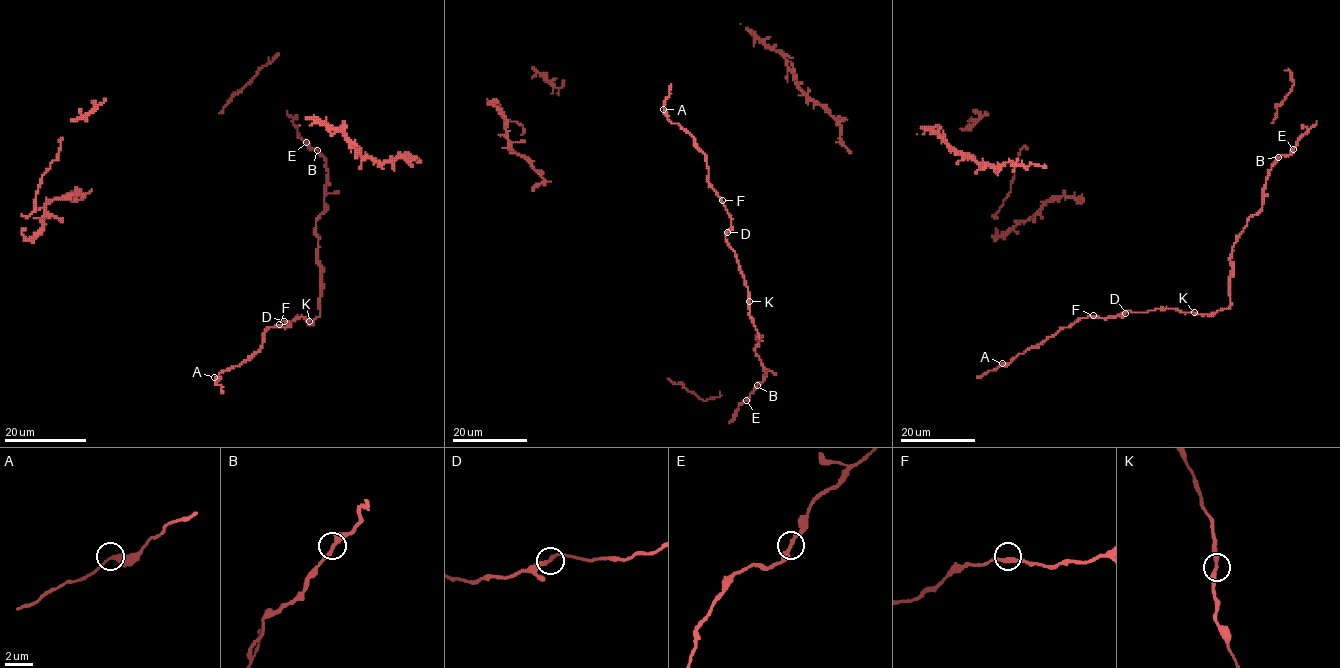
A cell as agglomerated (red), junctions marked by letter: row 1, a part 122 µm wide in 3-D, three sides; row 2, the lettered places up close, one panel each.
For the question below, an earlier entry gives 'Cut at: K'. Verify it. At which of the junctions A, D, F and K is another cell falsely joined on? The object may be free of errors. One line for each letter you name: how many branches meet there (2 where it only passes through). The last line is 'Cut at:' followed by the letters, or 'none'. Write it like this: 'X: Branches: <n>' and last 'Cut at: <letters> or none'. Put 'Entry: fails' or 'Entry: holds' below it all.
K: Branches: 2
Cut at: K
Entry: holds

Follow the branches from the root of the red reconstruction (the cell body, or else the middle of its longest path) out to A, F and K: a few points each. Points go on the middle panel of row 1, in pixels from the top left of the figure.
A: (729, 230), (731, 217), (707, 179), (706, 156), (688, 133), (668, 119), (663, 109)
F: (729, 230), (731, 217), (722, 200)
K: (729, 230), (725, 236), (726, 242), (735, 253), (748, 289), (749, 301)

